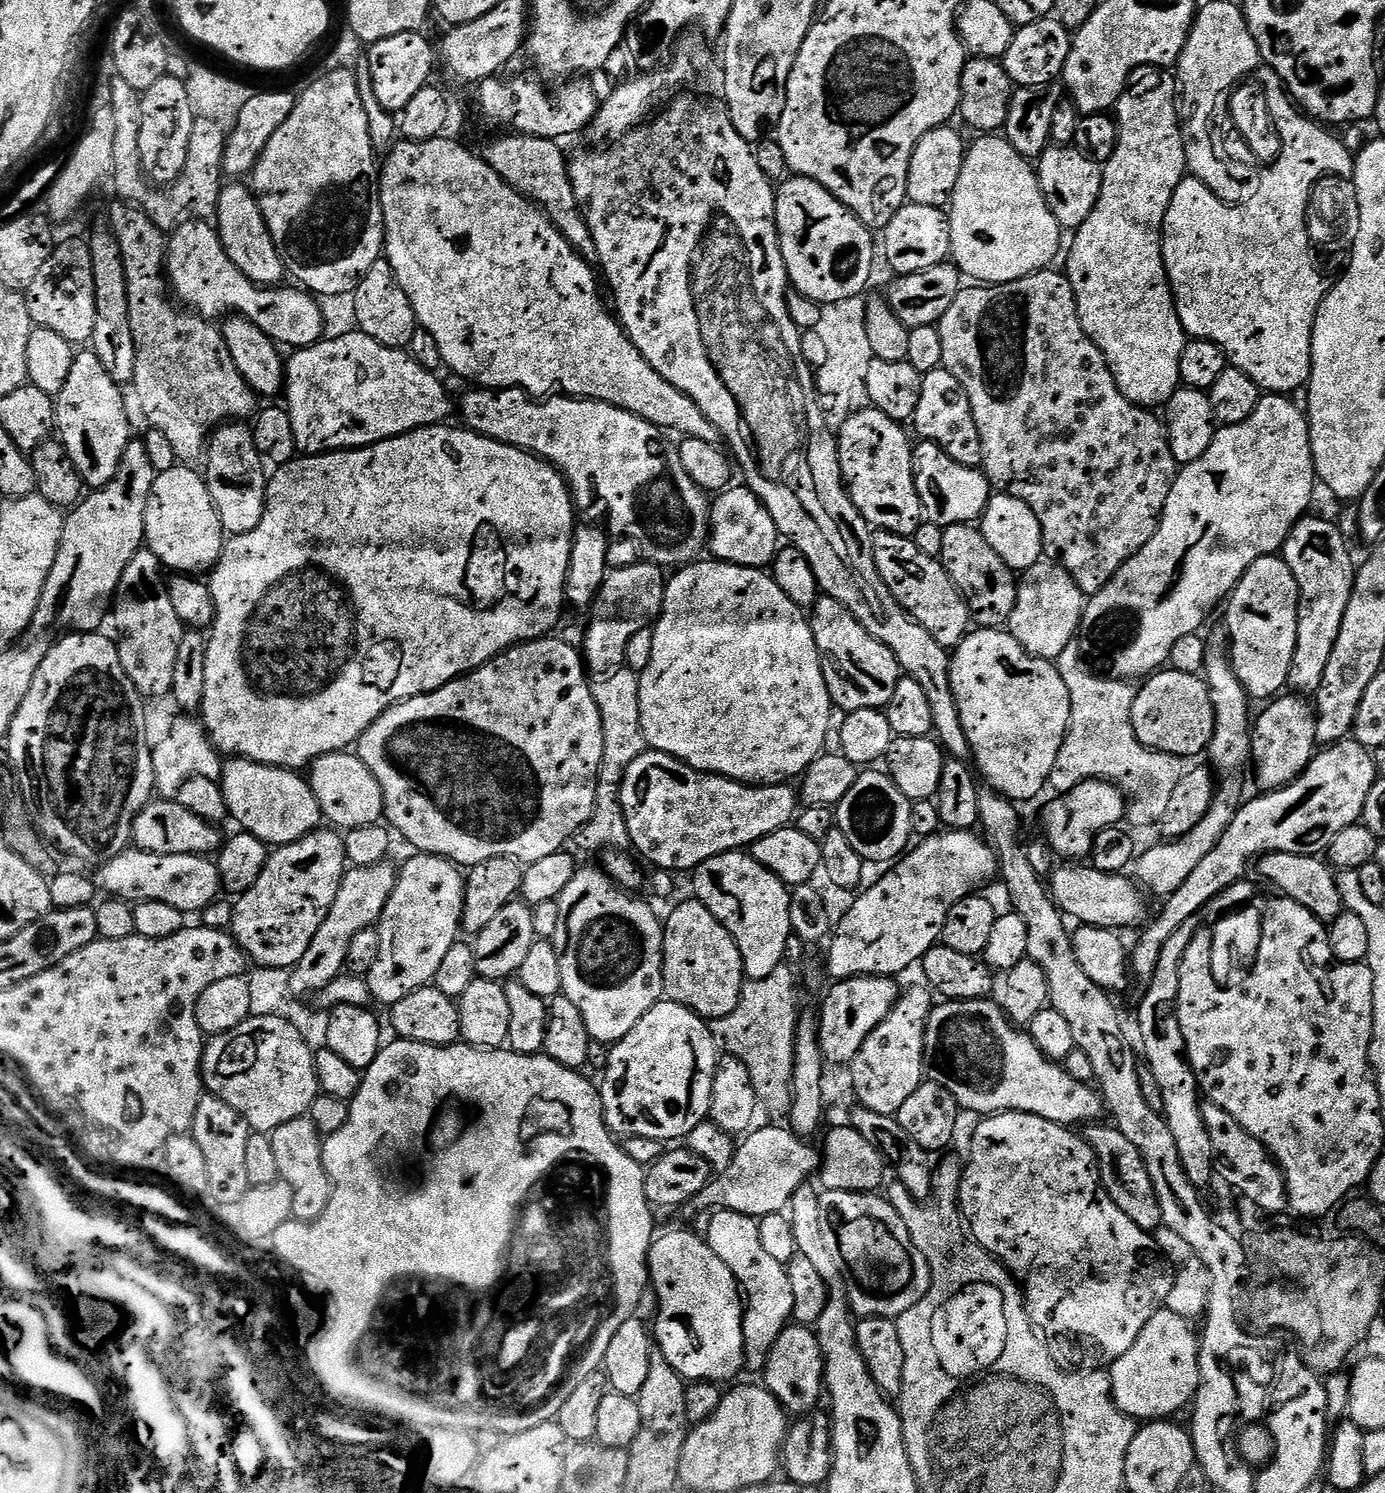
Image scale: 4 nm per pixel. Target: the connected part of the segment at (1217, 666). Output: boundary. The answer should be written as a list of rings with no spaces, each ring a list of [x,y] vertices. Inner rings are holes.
[[[1219,631],[1212,637],[1207,637],[1206,662],[1202,673],[1202,679],[1210,690],[1210,702],[1214,706],[1214,735],[1208,743],[1206,756],[1207,759],[1212,759],[1210,764],[1218,777],[1216,793],[1210,810],[1206,810],[1206,818],[1202,818],[1202,822],[1198,822],[1198,826],[1190,830],[1190,834],[1177,840],[1159,842],[1160,844],[1154,845],[1153,848],[1148,848],[1145,852],[1143,849],[1139,853],[1134,864],[1137,876],[1135,879],[1145,893],[1153,892],[1154,895],[1160,896],[1159,898],[1174,894],[1174,890],[1178,890],[1178,886],[1182,886],[1186,878],[1190,878],[1190,873],[1197,868],[1198,862],[1202,862],[1202,858],[1206,858],[1206,854],[1210,854],[1210,850],[1218,846],[1222,834],[1226,834],[1230,822],[1234,822],[1240,805],[1246,800],[1244,767],[1249,767],[1252,758],[1251,731],[1254,727],[1254,716],[1253,713],[1248,713],[1249,694],[1242,682],[1238,682],[1238,674],[1234,674],[1232,669],[1227,631]]]

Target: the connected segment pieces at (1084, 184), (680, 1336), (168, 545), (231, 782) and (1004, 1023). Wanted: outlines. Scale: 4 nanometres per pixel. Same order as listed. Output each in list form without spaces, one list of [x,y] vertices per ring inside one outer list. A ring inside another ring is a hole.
[[[1049,146],[1038,157],[1035,165],[1036,176],[1040,180],[1040,189],[1060,223],[1061,229],[1075,230],[1090,218],[1094,206],[1098,202],[1098,194],[1102,190],[1104,173],[1101,165],[1091,156],[1080,151],[1075,146]]]
[[[668,1232],[665,1236],[657,1235],[647,1250],[648,1274],[650,1288],[656,1291],[656,1300],[660,1309],[656,1312],[656,1328],[654,1324],[654,1344],[660,1353],[678,1370],[678,1374],[688,1382],[725,1382],[732,1380],[741,1371],[745,1371],[744,1335],[744,1301],[740,1285],[736,1283],[734,1274],[710,1250],[703,1239],[700,1240],[692,1232]]]
[[[177,466],[159,473],[146,506],[147,551],[153,552],[165,569],[176,574],[207,573],[220,561],[226,543],[222,518],[214,506],[214,498],[210,498],[207,479],[192,468],[195,467]]]
[[[232,758],[223,765],[223,775],[218,783],[224,792],[227,815],[236,819],[241,829],[254,834],[264,844],[279,846],[298,842],[322,824],[318,798],[314,798],[311,783],[299,771],[275,768],[253,760]]]
[[[992,998],[944,1000],[933,1007],[924,1035],[927,1079],[950,1090],[961,1109],[980,1112],[981,1117],[995,1116],[998,1112],[1025,1112],[1065,1126],[1099,1121],[1096,1119],[1106,1112],[1104,1098],[1099,1091],[1091,1083],[1083,1084],[1070,1078],[1070,1074],[1059,1063],[1047,1060],[1027,1031],[1013,1024],[1003,1007],[994,1001]]]

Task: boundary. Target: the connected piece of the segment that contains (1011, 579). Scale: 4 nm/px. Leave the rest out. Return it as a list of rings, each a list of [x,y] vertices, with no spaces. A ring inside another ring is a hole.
[[[955,524],[945,528],[942,554],[938,559],[964,596],[971,623],[982,628],[1003,629],[1010,614],[1014,614],[1018,576],[1002,562],[1002,558],[998,558],[998,554],[994,554],[994,550],[990,550],[990,542],[984,540],[979,527]]]

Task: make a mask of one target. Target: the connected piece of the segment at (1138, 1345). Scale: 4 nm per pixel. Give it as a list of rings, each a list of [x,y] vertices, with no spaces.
[[[1167,1306],[1161,1307],[1142,1326],[1142,1334],[1110,1366],[1112,1377],[1112,1396],[1121,1412],[1137,1422],[1163,1421],[1172,1418],[1193,1403],[1200,1385],[1202,1361],[1200,1359],[1200,1340],[1192,1333],[1185,1317],[1172,1312]]]

